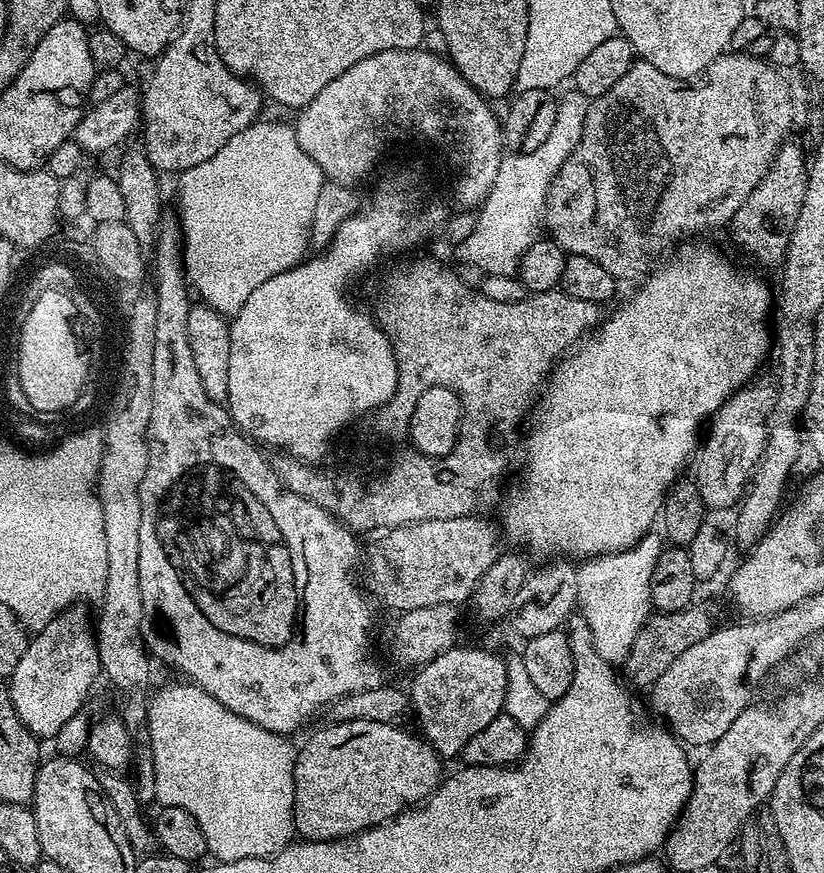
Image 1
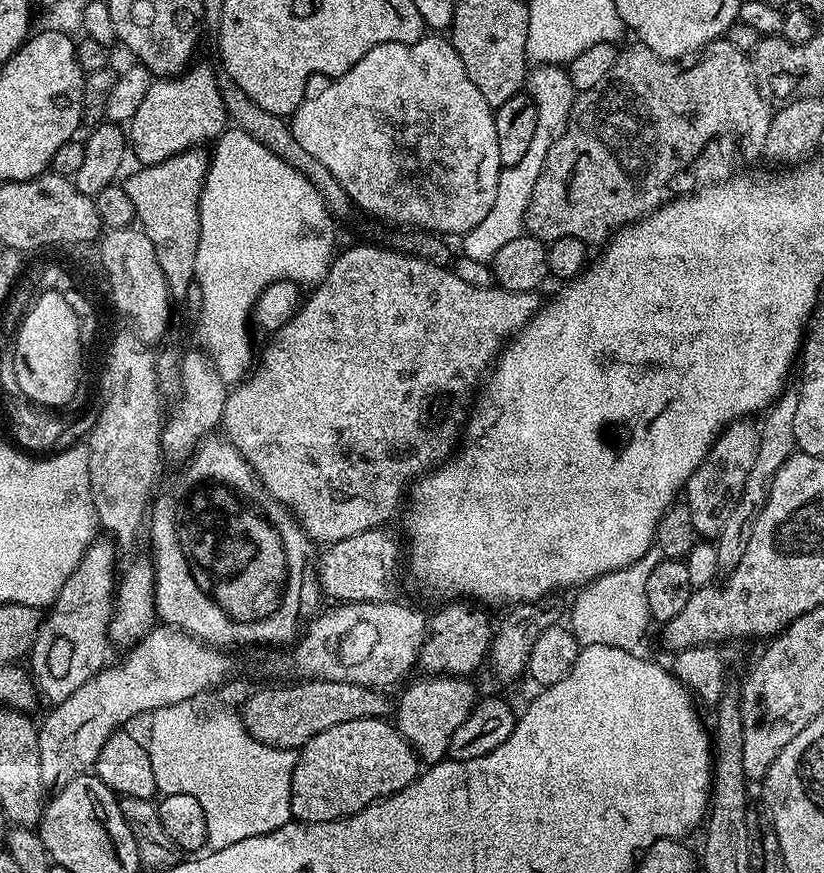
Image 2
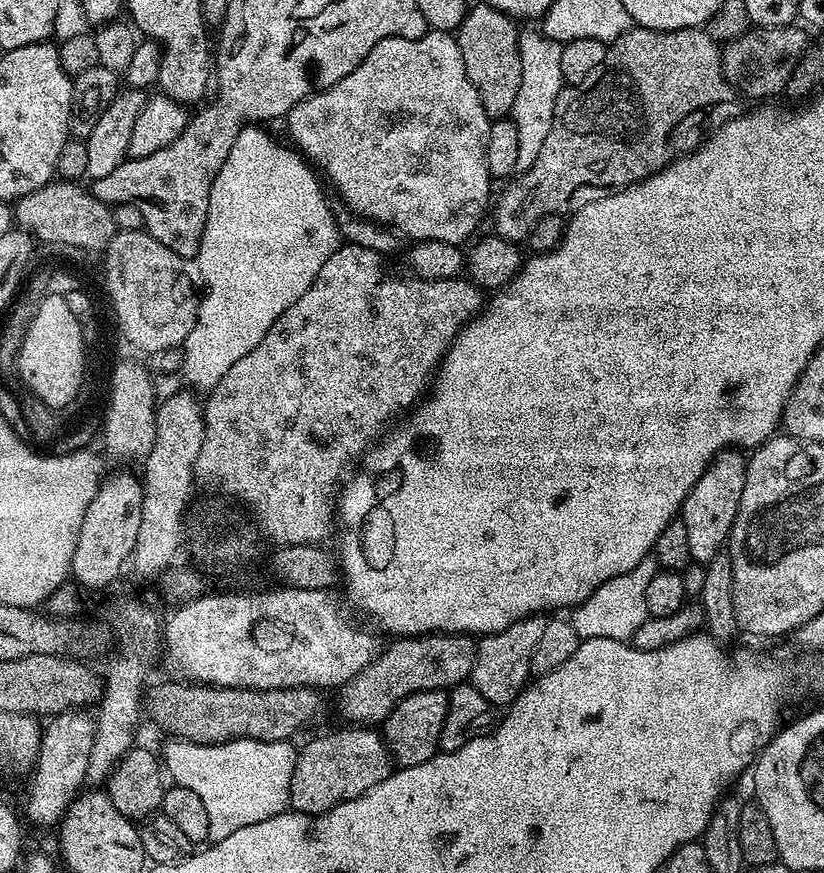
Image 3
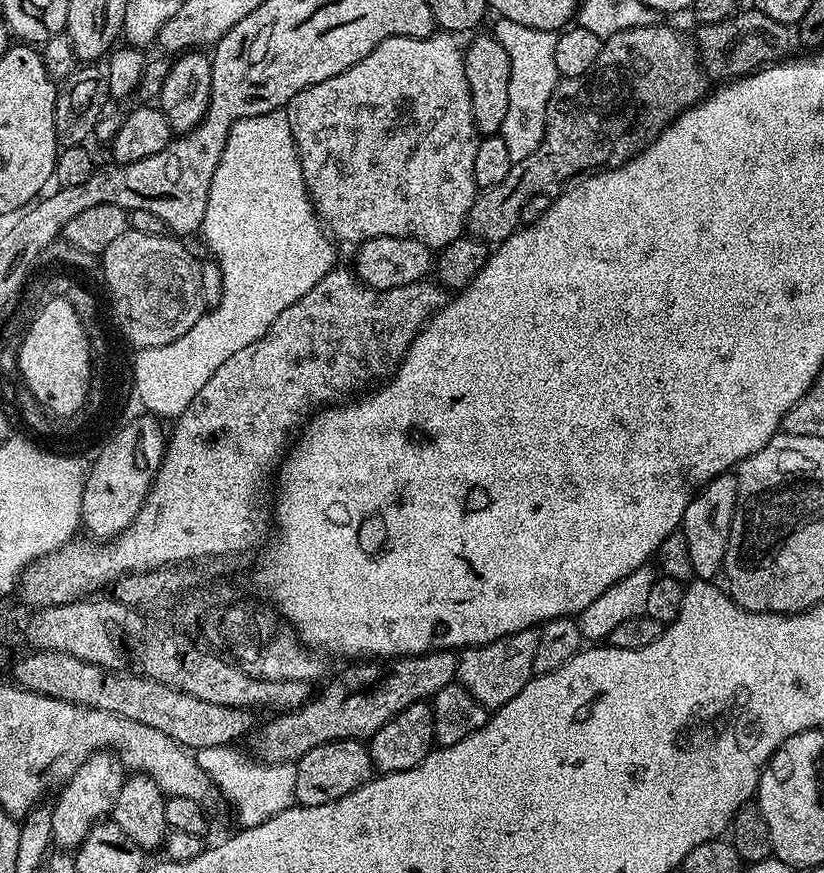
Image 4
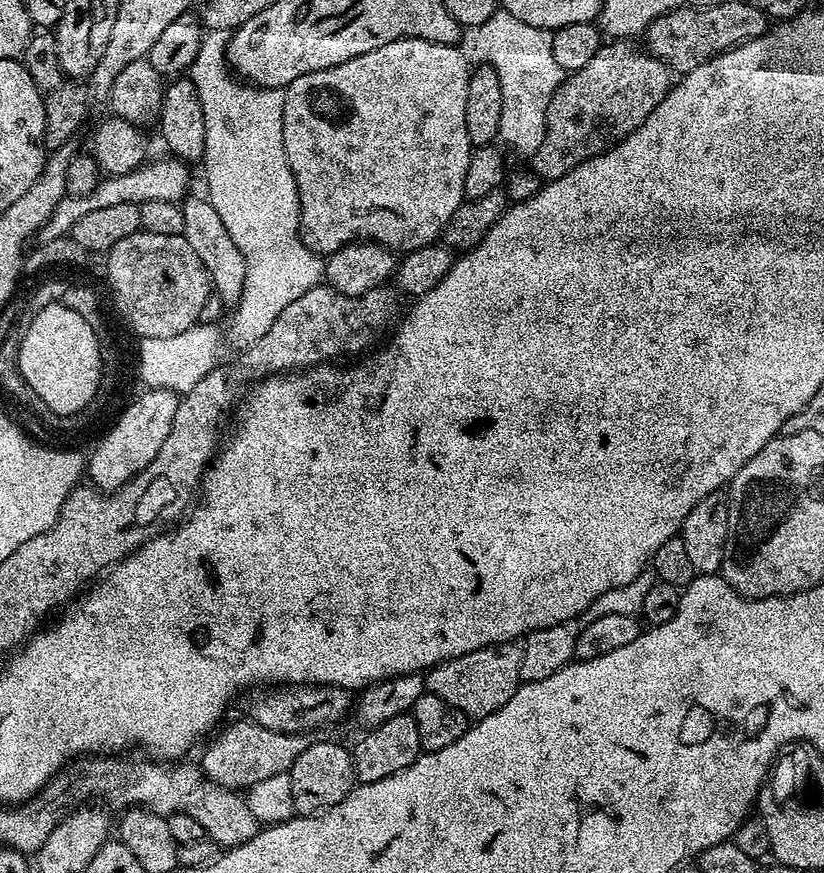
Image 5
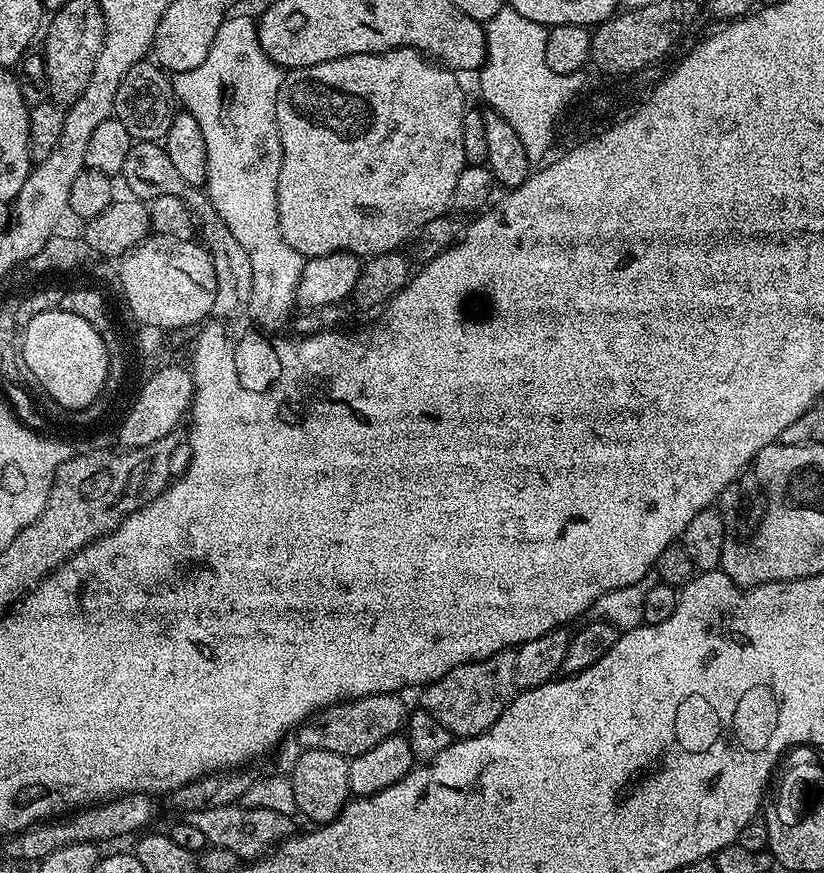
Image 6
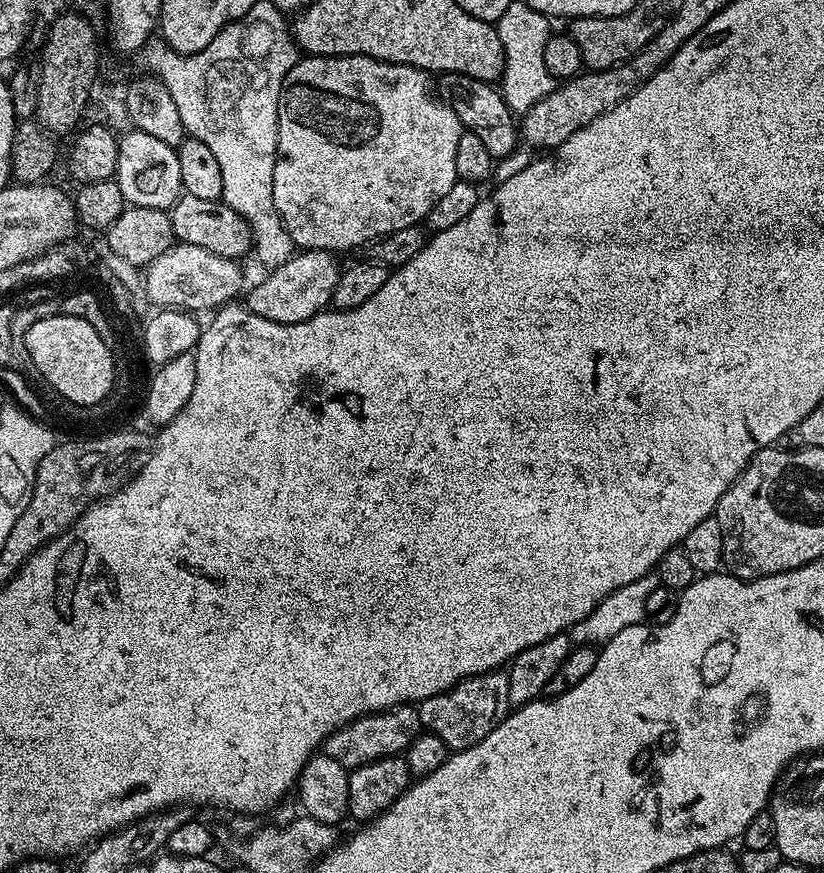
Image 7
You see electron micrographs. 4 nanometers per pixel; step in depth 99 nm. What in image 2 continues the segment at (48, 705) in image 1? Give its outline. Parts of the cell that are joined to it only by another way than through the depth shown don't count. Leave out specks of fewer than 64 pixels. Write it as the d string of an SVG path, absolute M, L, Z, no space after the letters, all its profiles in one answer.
M97 538L86 551L74 574L62 586L56 600L47 609L46 617L30 644L30 673L37 689L55 706L66 702L70 694L109 663L108 627L112 621L114 597L118 592L116 552L111 539Z

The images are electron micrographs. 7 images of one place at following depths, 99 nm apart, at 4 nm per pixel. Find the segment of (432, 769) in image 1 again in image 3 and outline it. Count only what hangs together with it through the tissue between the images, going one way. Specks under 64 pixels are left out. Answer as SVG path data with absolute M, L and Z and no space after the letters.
M340 726L337 732L328 732L325 736L316 736L303 749L297 751L294 762L294 774L290 778L289 805L295 811L304 812L308 816L321 816L334 806L338 806L347 800L358 798L366 794L378 782L387 778L389 772L393 771L394 761L388 755L388 747L384 744L384 737L372 726Z

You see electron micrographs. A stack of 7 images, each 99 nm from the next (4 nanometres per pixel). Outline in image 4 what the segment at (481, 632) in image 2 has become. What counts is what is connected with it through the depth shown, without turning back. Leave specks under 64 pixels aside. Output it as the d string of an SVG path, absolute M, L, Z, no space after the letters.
M452 650L438 652L423 652L417 656L398 656L388 658L381 662L372 658L367 662L352 662L348 669L337 680L332 680L301 708L295 708L292 712L281 712L273 715L266 724L255 729L251 737L252 744L256 747L255 755L265 764L295 764L306 753L314 750L314 746L322 746L326 742L335 740L359 740L367 741L390 718L394 718L406 706L431 701L442 686L453 683L456 680L457 653Z

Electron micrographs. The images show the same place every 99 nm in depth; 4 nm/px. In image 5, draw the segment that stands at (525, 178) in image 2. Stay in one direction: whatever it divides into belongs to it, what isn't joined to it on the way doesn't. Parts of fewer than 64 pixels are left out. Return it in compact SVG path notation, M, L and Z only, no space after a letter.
M498 10L486 18L477 28L471 29L472 44L481 56L483 63L498 74L498 86L502 92L502 122L500 123L501 141L505 140L524 158L530 158L542 146L546 134L546 110L550 98L566 79L566 74L554 62L552 32L547 28L530 26L514 14Z

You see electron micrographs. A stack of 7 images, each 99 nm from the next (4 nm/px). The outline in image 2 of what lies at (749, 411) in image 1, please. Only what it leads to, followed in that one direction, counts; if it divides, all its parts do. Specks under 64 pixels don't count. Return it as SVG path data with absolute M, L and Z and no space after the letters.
M744 418L728 425L712 443L706 458L700 463L698 470L694 470L686 485L686 503L694 517L697 537L719 537L722 526L726 526L726 518L730 518L734 506L742 498L746 478L750 478L750 470L754 470L754 458L758 458L759 449L759 427Z

